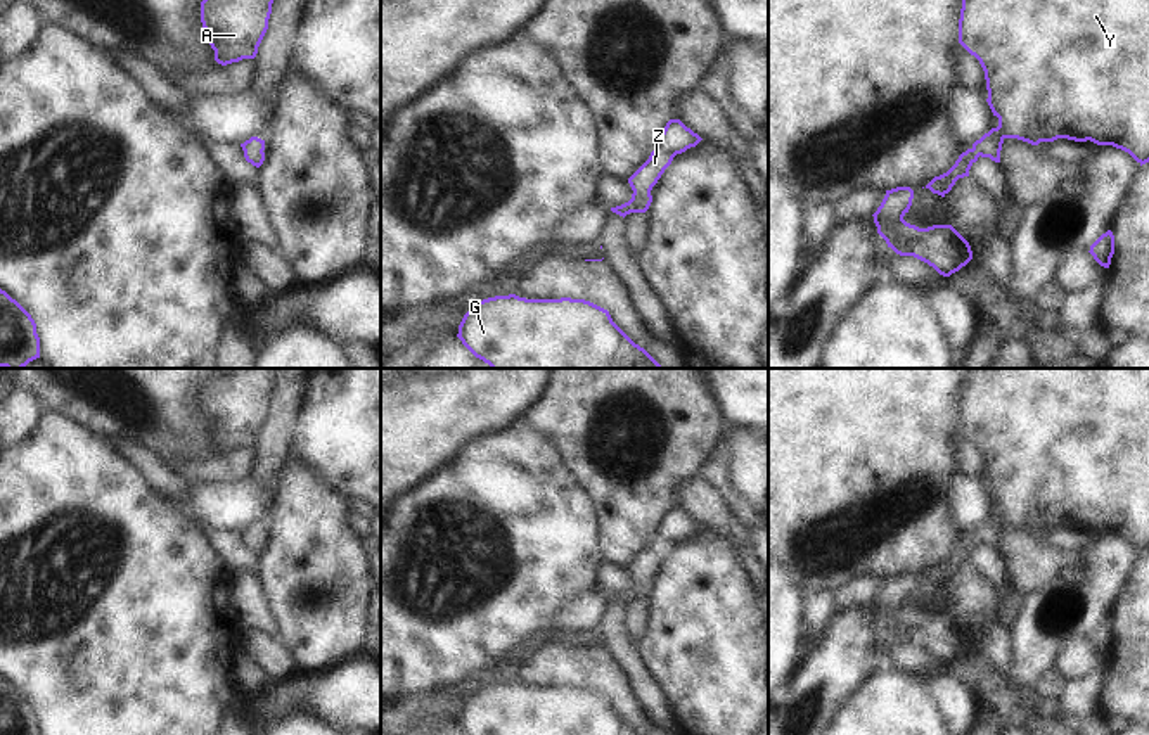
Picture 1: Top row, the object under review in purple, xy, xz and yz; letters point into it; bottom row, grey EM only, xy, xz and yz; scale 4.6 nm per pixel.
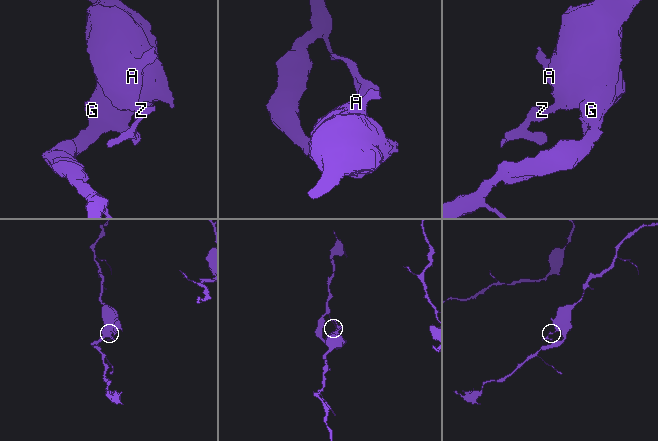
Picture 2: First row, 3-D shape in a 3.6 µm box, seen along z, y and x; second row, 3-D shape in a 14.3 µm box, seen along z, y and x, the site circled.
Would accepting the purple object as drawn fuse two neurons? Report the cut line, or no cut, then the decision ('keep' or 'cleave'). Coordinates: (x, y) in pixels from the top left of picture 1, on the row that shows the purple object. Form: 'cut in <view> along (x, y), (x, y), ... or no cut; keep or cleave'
no cut; keep

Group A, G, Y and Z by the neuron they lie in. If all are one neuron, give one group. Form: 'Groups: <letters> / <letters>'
Groups: A G Y Z

